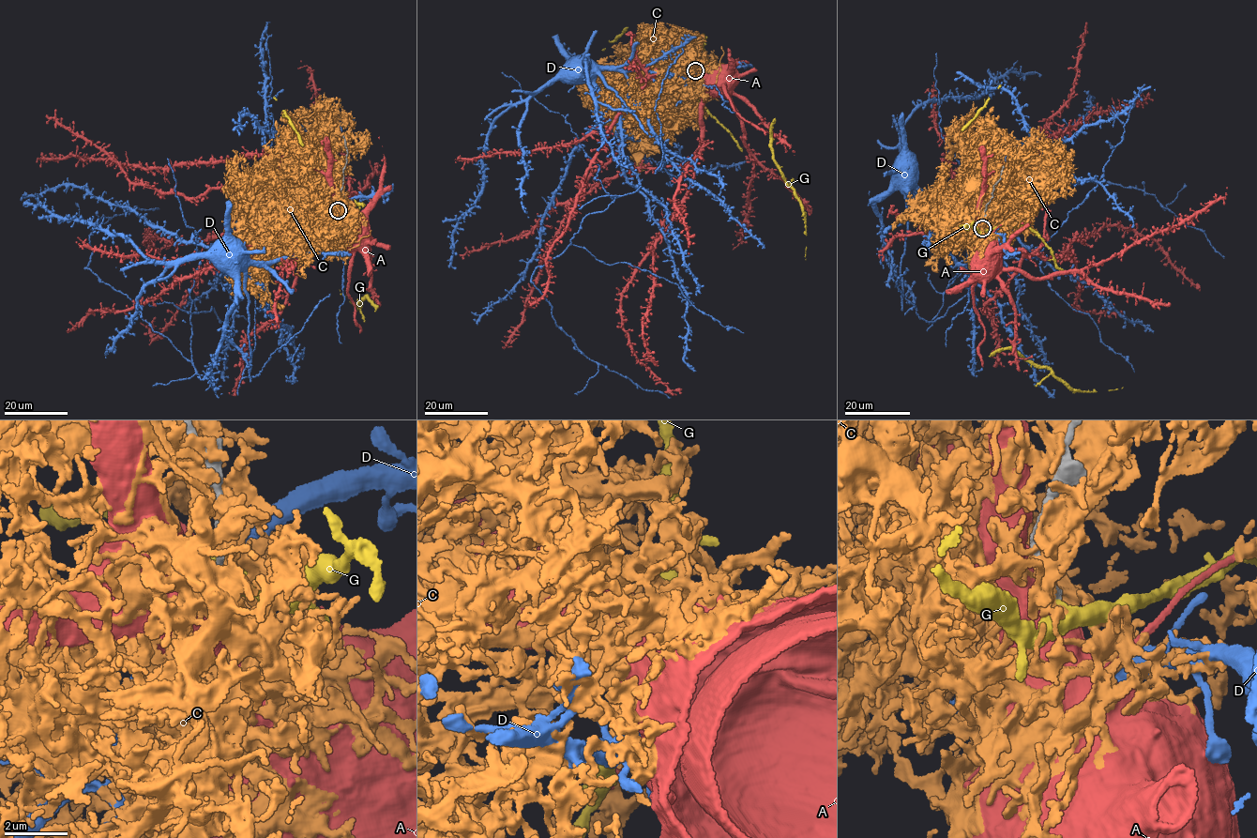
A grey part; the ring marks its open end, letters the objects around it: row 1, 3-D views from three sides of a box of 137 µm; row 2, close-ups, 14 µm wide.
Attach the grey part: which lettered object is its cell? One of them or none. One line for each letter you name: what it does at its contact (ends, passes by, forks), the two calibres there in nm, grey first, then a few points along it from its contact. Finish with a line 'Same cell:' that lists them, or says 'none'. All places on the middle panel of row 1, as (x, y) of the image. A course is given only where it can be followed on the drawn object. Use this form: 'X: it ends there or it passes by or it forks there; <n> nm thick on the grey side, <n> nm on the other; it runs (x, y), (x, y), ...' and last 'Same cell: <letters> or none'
D: it ends there; 190 nm thick on the grey side, 200 nm on the other
Same cell: D

